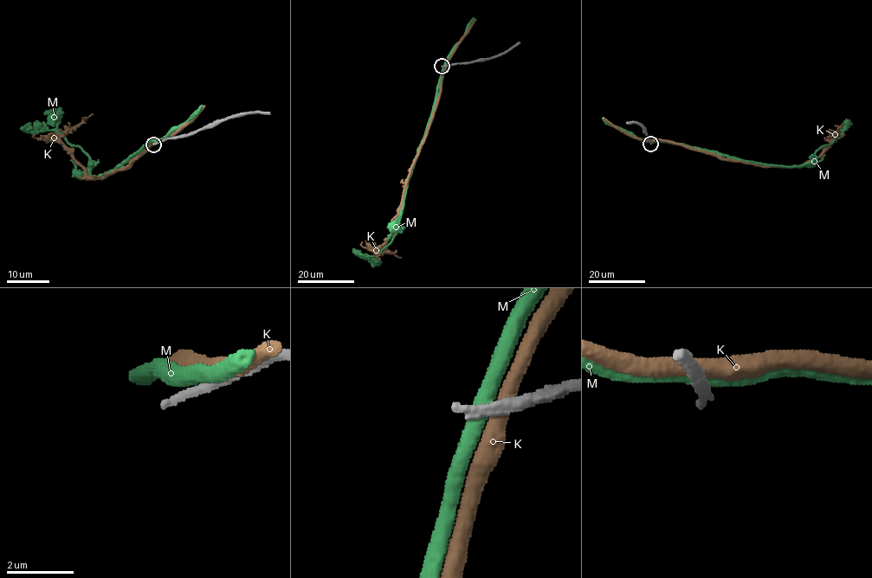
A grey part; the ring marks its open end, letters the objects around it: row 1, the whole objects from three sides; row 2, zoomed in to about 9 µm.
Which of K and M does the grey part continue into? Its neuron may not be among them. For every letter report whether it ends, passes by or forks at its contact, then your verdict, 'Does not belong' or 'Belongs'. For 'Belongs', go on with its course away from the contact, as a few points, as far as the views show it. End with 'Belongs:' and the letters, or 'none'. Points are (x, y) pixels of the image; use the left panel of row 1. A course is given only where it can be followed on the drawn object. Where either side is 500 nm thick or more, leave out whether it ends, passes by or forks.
K: It passes by. Does not belong
M: It passes by. Does not belong
Belongs: none

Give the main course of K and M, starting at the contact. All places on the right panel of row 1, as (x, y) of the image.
K: (650, 141), (677, 143), (725, 158), (760, 166), (798, 166), (815, 159), (833, 139), (842, 123)
M: (650, 142), (664, 141), (767, 165), (794, 166), (808, 163), (815, 153), (841, 134), (833, 132)

